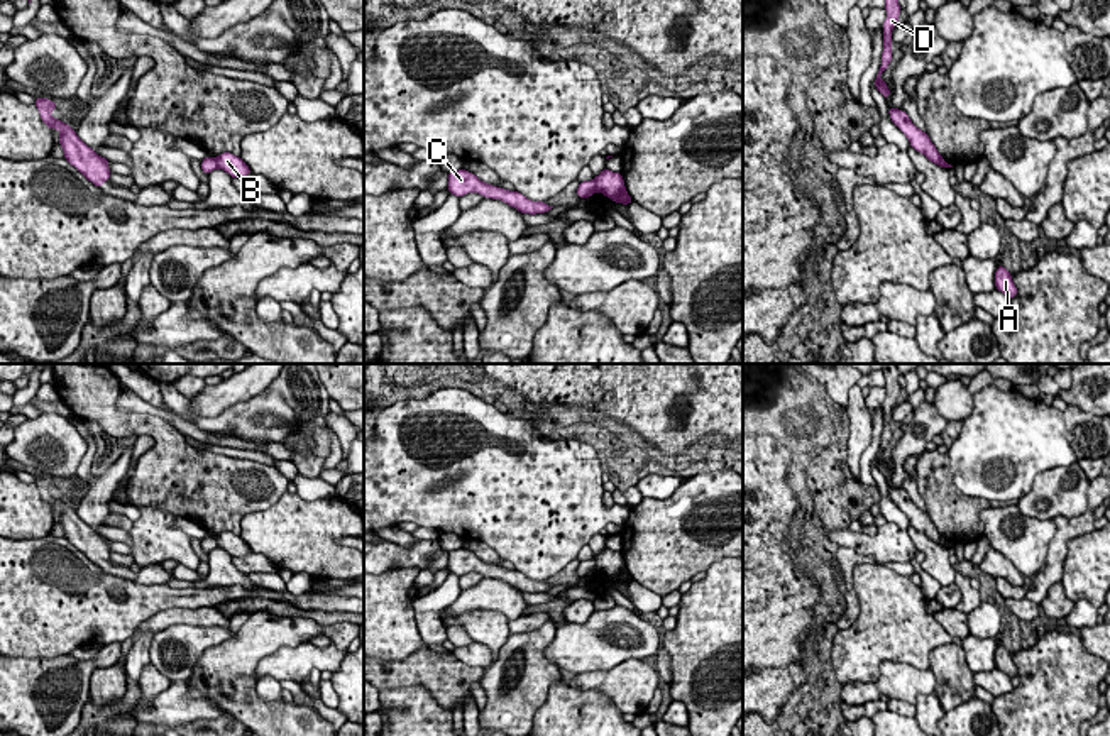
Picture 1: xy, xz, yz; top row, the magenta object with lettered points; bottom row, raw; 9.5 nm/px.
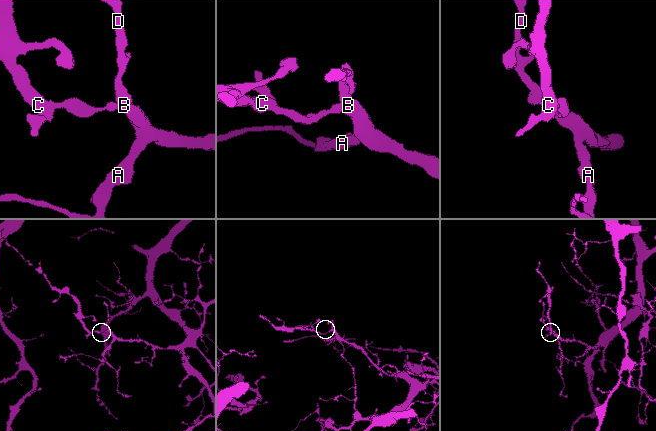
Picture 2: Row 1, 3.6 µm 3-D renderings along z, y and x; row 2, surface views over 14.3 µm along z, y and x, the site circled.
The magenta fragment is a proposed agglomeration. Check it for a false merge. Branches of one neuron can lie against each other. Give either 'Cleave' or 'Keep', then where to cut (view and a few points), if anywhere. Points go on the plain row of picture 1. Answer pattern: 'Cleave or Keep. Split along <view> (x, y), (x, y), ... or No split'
Cleave. Split along xy (214, 537), (219, 545)

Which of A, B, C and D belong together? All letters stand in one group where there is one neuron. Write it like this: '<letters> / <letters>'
A B D / C

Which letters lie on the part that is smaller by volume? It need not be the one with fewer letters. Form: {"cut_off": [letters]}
{"cut_off": ["C"]}

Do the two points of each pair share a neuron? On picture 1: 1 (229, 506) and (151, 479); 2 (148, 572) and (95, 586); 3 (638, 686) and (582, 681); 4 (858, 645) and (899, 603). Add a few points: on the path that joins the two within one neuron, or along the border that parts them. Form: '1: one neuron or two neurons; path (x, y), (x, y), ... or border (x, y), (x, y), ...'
1: one neuron; path (210, 488), (202, 479), (170, 479)
2: two neurons; border (134, 581), (139, 584), (164, 584)
3: one neuron; path (625, 684), (596, 681)
4: one neuron; path (870, 633), (877, 621), (887, 615)

